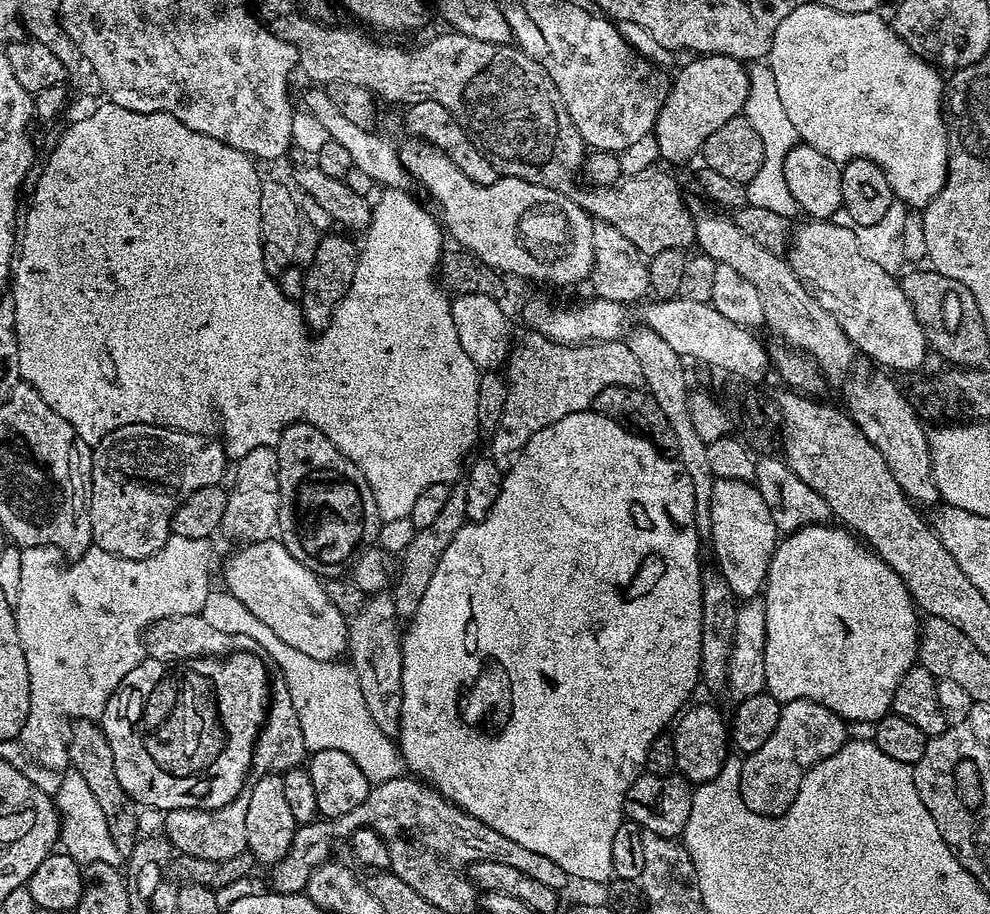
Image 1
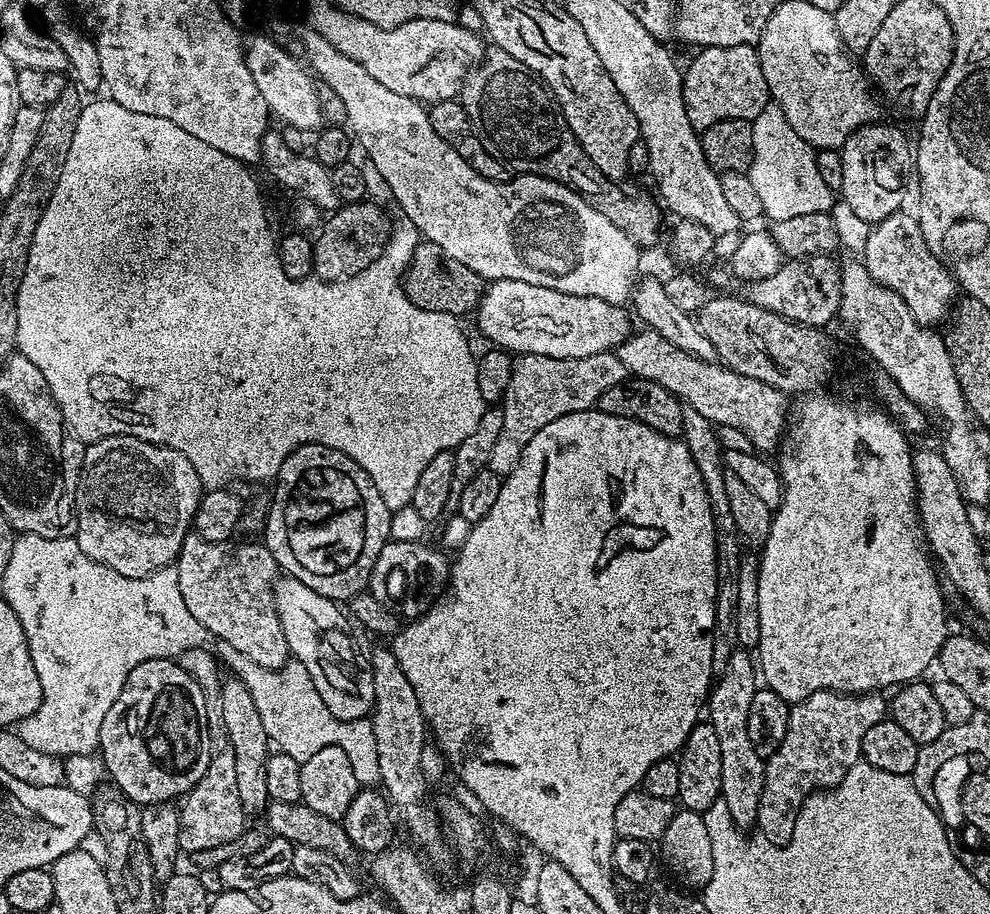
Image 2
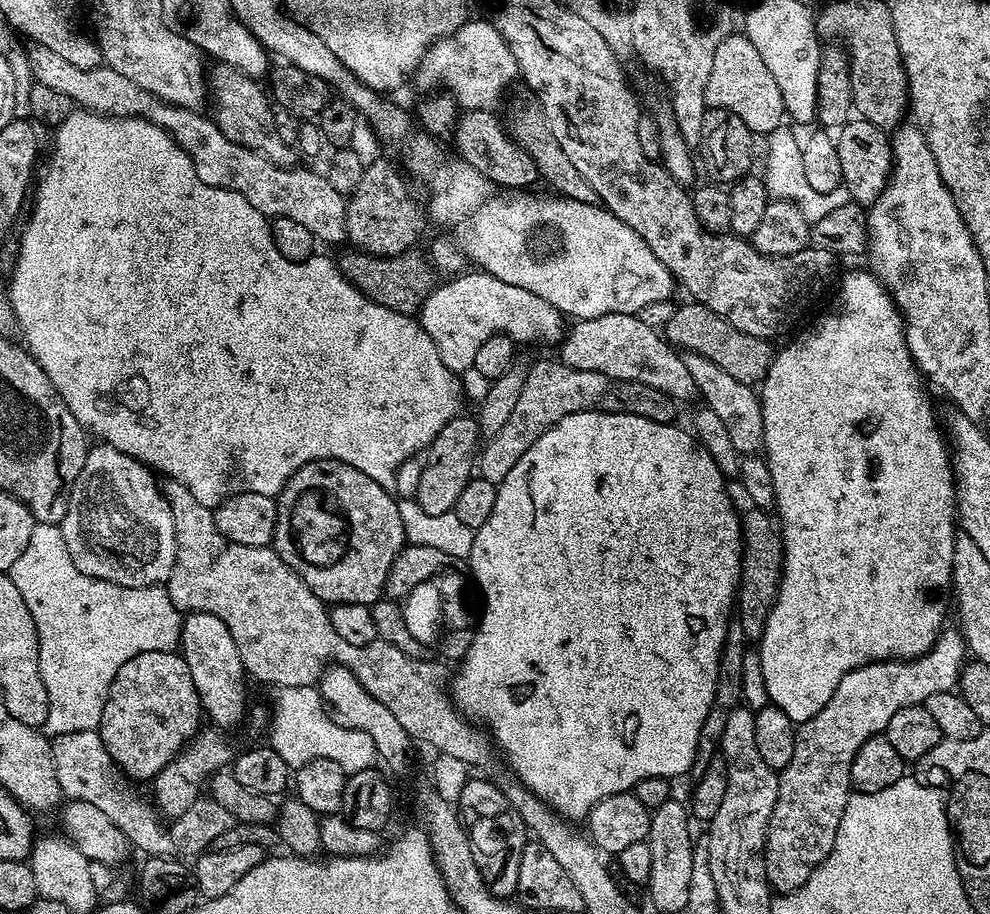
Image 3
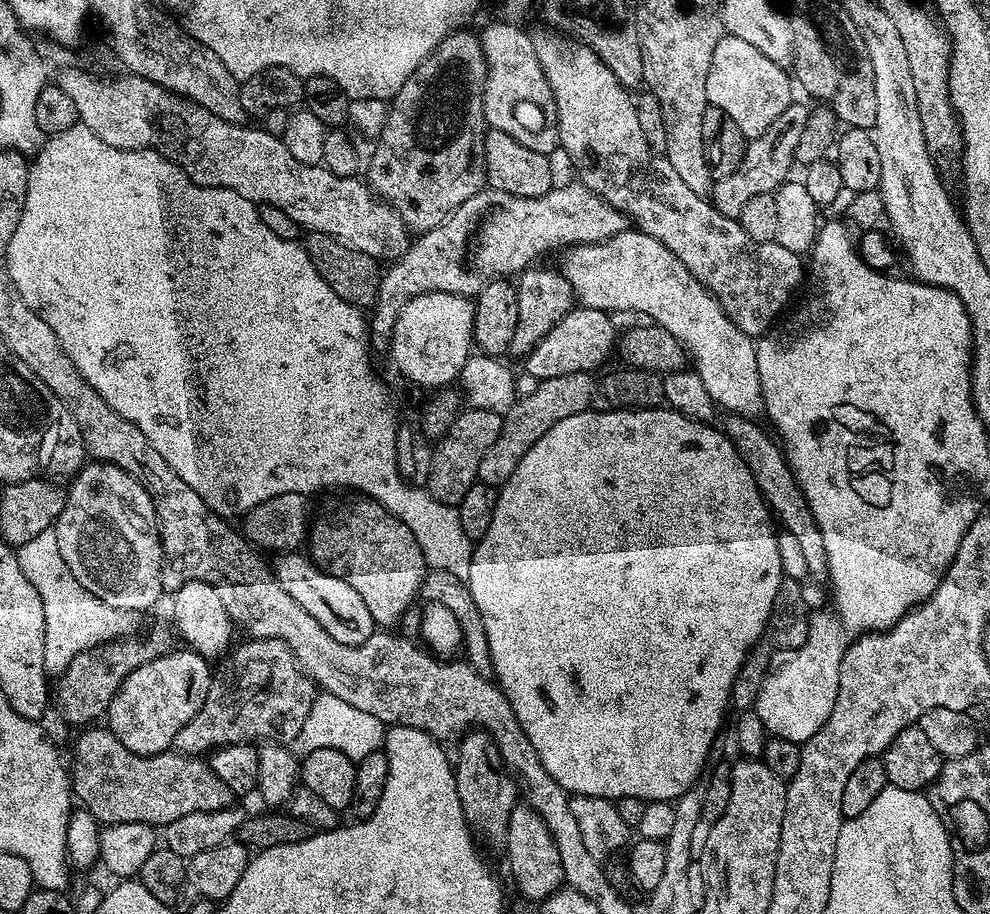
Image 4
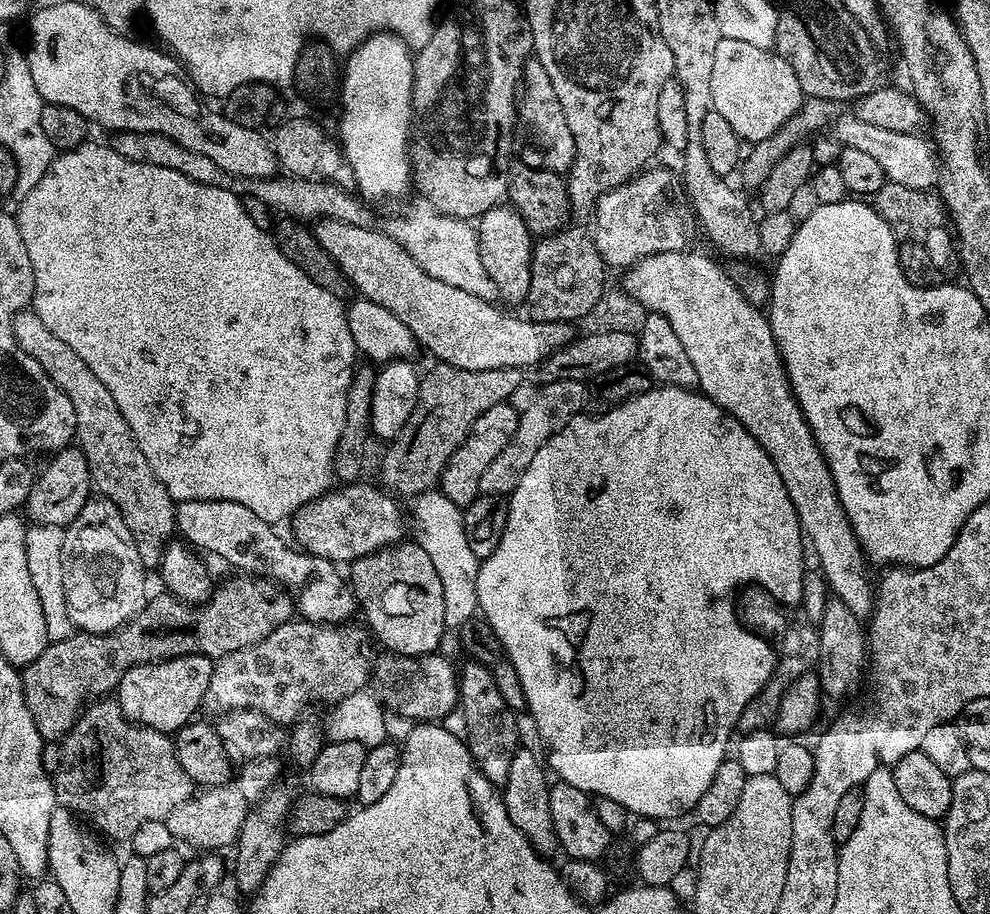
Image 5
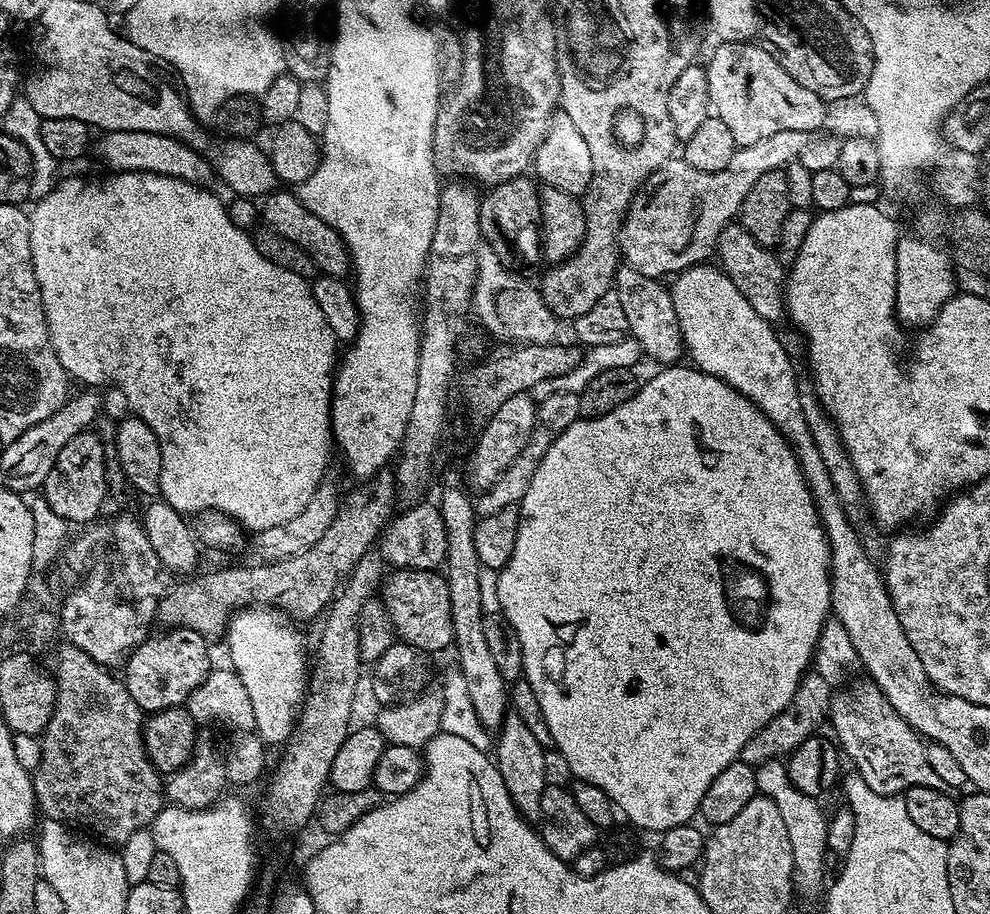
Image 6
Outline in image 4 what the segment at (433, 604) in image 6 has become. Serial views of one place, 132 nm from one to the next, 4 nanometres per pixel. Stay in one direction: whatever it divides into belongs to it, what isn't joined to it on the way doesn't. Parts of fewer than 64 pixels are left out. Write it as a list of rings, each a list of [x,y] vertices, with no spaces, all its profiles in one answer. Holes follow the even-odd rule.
[[[352,499],[356,500],[350,501],[349,504],[338,505],[336,513],[325,524],[311,525],[306,541],[306,552],[313,563],[326,574],[340,578],[358,590],[377,626],[392,626],[388,624],[398,623],[400,615],[415,602],[416,598],[418,600],[418,593],[424,585],[426,565],[422,546],[418,546],[410,526],[394,518],[394,514],[390,514],[390,510],[383,508],[376,500]]]

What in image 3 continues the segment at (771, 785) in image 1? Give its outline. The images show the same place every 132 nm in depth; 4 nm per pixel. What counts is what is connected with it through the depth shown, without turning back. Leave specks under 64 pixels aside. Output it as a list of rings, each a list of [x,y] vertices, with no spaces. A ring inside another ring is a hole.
[[[945,627],[931,650],[915,660],[876,660],[850,670],[838,682],[830,702],[797,727],[794,754],[778,774],[778,802],[764,847],[769,889],[780,894],[798,890],[834,850],[834,838],[838,838],[838,826],[853,791],[850,766],[858,746],[866,738],[881,735],[890,718],[907,704],[923,704],[930,694],[951,692],[959,685],[960,671],[966,663],[966,645],[963,635],[952,628]]]

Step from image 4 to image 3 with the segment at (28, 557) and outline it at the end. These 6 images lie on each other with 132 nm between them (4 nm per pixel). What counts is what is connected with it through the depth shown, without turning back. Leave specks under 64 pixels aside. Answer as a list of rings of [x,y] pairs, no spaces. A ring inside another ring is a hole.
[[[58,524],[36,525],[34,534],[30,534],[30,542],[27,544],[26,550],[22,550],[22,555],[18,557],[18,562],[14,562],[10,575],[14,586],[18,586],[18,594],[22,594],[22,602],[26,602],[26,610],[30,610],[30,618],[34,618],[34,626],[38,630],[40,673],[48,695],[48,713],[46,714],[46,722],[42,731],[49,738],[62,734],[71,734],[75,731],[97,731],[102,718],[102,710],[106,706],[106,698],[110,694],[110,686],[114,682],[114,674],[118,674],[118,670],[122,670],[122,666],[126,666],[126,662],[130,662],[130,658],[134,658],[138,654],[170,652],[179,645],[182,613],[180,609],[174,606],[172,599],[168,597],[167,587],[127,588],[126,586],[118,586],[114,582],[106,582],[105,580],[90,578],[86,574],[82,574],[82,570],[78,570],[78,566],[74,566],[74,562],[70,558],[70,550],[66,550],[66,538],[62,538],[62,530]]]

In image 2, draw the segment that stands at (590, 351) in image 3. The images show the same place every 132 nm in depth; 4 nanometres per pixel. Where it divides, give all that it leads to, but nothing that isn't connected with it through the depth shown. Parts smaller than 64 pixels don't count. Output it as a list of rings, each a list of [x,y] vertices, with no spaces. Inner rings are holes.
[[[644,328],[641,331],[632,333],[616,350],[619,360],[623,362],[623,365],[626,366],[628,372],[633,377],[658,382],[660,386],[664,386],[666,390],[674,393],[681,400],[682,404],[699,412],[701,416],[710,421],[714,426],[734,426],[734,430],[742,430],[742,434],[746,434],[746,438],[750,438],[753,449],[757,453],[768,454],[766,452],[775,453],[777,451],[778,445],[781,443],[786,431],[787,420],[789,419],[789,397],[787,393],[779,391],[768,383],[759,382],[757,379],[740,375],[736,371],[732,371],[715,361],[704,361],[696,355],[680,350],[675,344],[671,344],[654,330]]]

